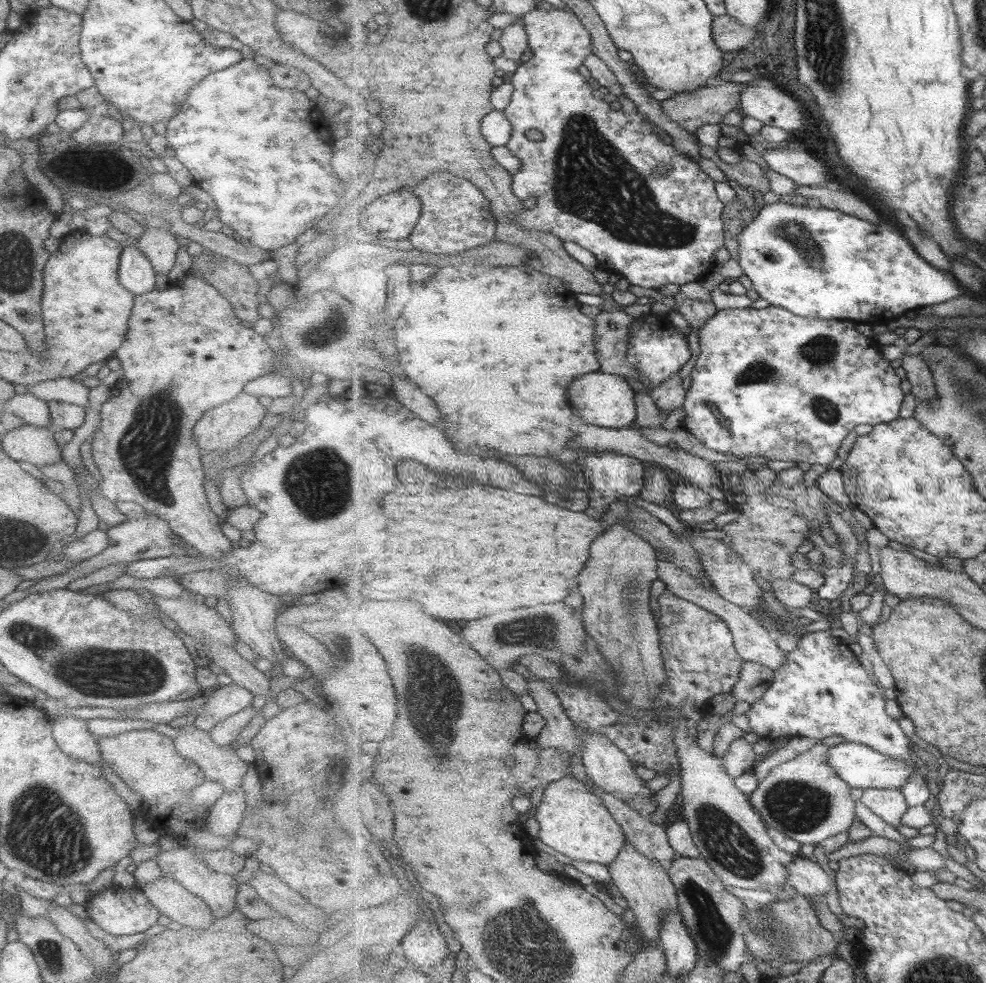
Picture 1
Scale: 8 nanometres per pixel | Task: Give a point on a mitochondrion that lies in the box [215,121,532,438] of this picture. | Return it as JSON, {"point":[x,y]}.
{"point":[336,318]}

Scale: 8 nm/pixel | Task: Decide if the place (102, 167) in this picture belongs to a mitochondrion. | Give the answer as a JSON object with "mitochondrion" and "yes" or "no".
{"mitochondrion":"no"}

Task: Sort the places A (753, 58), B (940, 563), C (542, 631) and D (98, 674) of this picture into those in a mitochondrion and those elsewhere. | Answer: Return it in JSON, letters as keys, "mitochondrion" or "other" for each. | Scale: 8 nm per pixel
{"A":"other","B":"other","C":"mitochondrion","D":"mitochondrion"}

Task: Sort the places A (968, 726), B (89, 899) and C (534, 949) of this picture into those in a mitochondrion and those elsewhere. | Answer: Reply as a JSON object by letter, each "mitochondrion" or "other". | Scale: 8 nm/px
{"A":"other","B":"other","C":"mitochondrion"}

